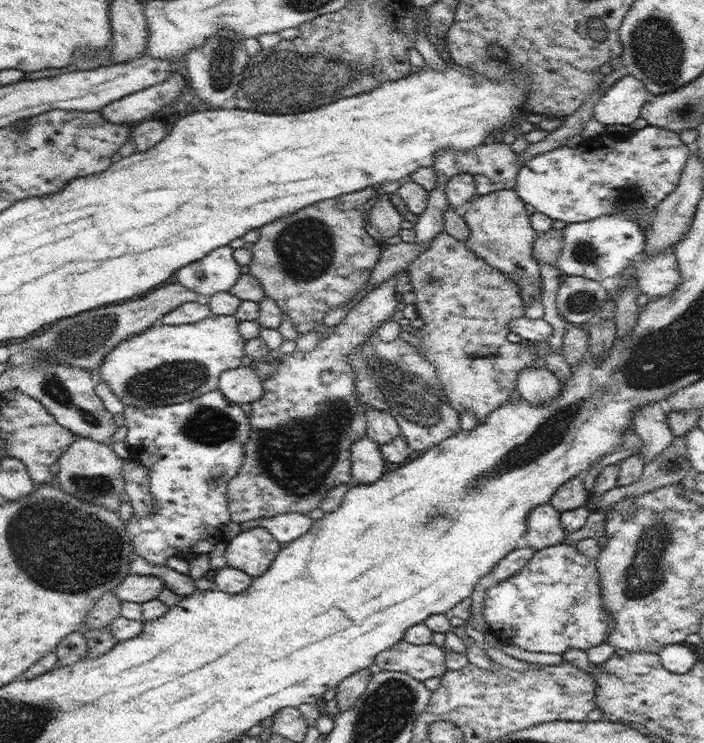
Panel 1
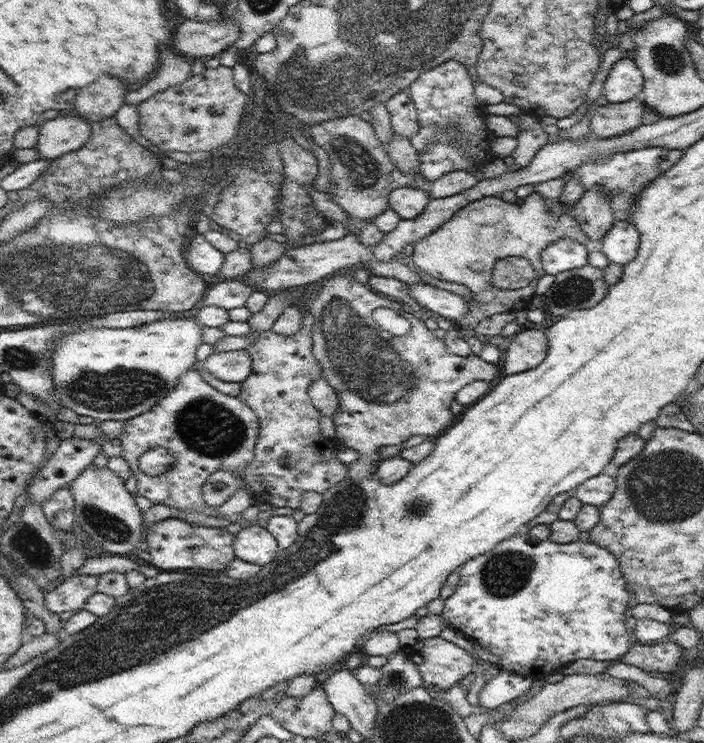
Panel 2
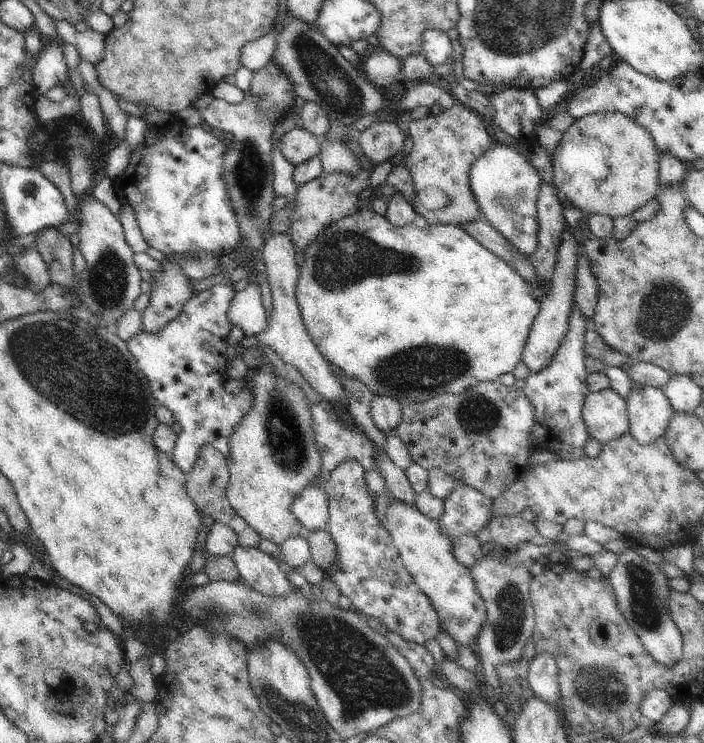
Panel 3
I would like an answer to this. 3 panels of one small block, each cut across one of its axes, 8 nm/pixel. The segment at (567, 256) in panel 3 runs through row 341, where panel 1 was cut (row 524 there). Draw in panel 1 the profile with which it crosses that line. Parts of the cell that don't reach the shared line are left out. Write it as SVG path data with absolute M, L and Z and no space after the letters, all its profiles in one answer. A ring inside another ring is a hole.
M550 504L534 508L528 514L525 538L536 551L563 543L567 531L562 526L560 513Z

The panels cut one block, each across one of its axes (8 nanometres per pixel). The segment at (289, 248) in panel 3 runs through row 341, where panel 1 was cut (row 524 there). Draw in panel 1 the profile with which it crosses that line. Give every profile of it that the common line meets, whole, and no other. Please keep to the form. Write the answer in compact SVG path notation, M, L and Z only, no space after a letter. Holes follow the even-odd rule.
M289 512L274 515L273 518L258 518L257 520L241 523L241 531L247 532L252 528L260 527L268 530L278 543L292 543L300 536L307 534L313 522L314 520L306 514Z

